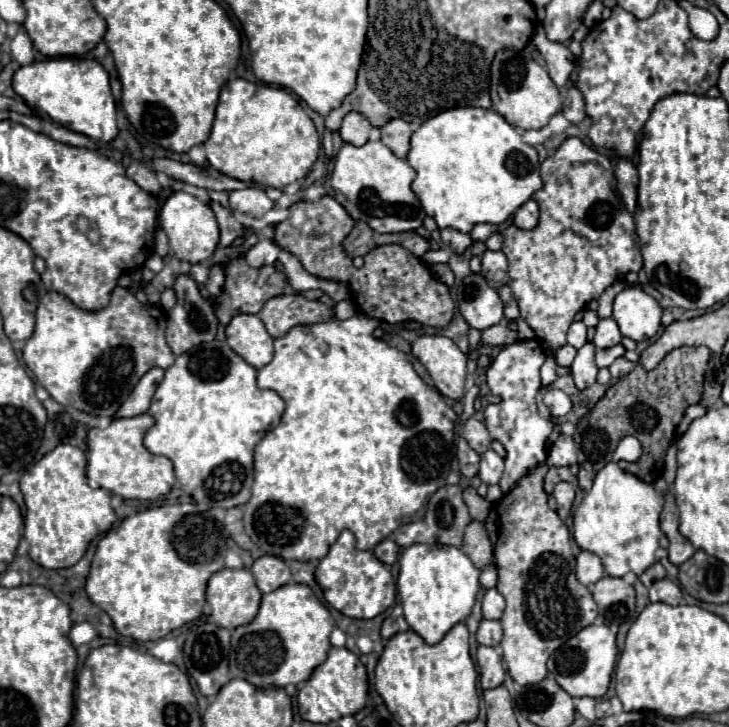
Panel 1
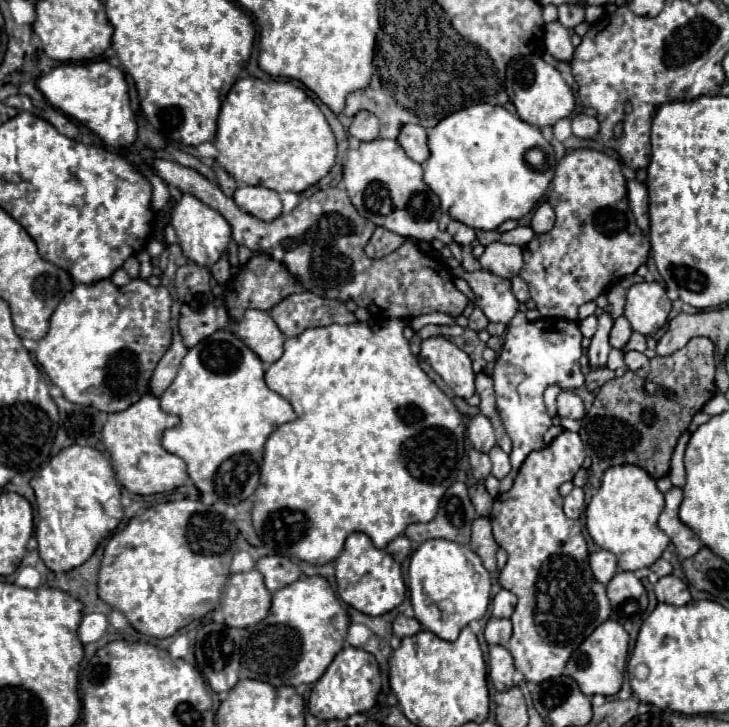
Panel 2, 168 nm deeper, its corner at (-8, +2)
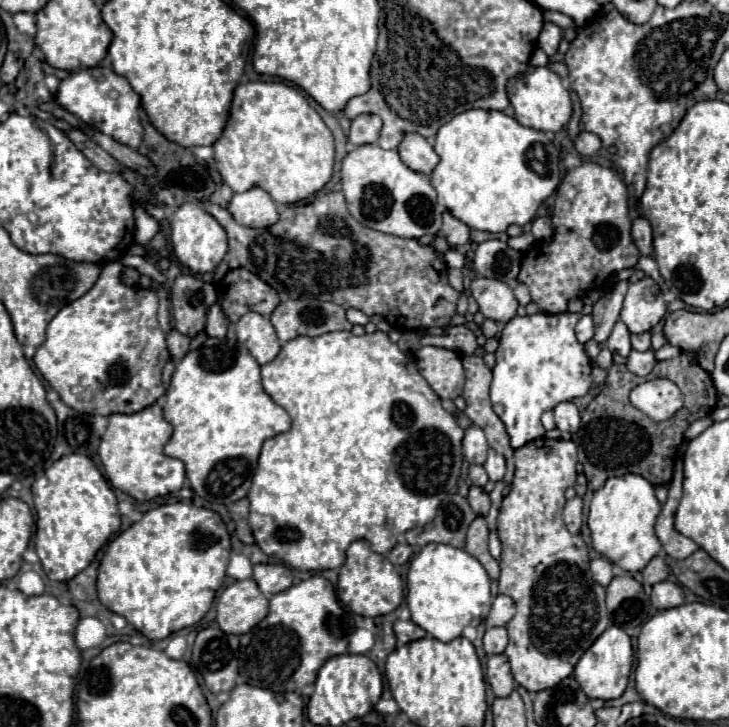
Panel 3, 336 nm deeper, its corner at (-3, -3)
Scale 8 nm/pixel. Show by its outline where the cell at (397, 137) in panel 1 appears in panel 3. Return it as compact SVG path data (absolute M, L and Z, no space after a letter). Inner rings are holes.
M406 133L402 143L398 145L400 159L414 171L430 175L438 163L438 155L430 141L418 133Z

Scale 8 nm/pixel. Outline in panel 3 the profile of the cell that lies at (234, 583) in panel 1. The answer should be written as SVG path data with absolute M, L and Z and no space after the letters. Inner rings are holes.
M254 579L234 581L218 597L216 621L224 633L248 633L268 613L268 599L260 593Z

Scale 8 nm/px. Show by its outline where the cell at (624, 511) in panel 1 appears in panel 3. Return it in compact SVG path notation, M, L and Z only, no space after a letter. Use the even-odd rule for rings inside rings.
M634 473L626 477L610 477L604 487L594 491L590 511L588 511L588 527L592 535L592 547L624 571L636 573L642 571L650 559L658 555L662 549L656 533L654 523L660 513L660 503L654 495L654 487Z

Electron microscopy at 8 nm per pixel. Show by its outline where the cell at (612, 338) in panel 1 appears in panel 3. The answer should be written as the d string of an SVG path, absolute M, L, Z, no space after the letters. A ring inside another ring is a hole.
M618 321L614 325L614 329L612 329L612 333L610 333L608 341L606 341L606 347L612 353L618 353L622 357L628 357L628 353L632 351L632 347L630 347L630 331L622 321Z

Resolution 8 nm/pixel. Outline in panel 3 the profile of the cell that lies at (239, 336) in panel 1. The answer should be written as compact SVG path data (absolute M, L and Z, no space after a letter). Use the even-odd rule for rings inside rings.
M246 313L236 323L236 337L238 343L242 343L252 357L258 361L258 365L270 363L280 353L280 339L276 337L276 331L272 323L258 315L258 313Z

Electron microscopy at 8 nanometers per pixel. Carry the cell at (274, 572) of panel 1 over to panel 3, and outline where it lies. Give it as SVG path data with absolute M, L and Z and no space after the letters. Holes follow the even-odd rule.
M270 563L270 565L254 565L254 581L258 583L260 591L270 597L274 593L280 593L288 589L294 583L294 573L290 567L280 565L280 563Z

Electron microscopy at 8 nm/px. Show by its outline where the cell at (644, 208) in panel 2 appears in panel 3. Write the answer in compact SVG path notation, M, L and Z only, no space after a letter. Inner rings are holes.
M636 217L632 221L632 239L642 255L652 253L652 229L646 217Z

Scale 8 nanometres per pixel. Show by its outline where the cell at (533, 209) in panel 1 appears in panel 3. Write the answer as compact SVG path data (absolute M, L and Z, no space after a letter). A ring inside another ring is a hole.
M536 217L532 221L532 235L538 241L548 241L552 237L552 227L550 227L550 217Z

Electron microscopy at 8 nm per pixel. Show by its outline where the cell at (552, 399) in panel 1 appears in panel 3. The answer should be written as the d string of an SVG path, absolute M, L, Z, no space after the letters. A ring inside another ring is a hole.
M564 401L554 407L554 419L556 419L556 427L560 431L574 433L574 431L578 431L578 425L580 425L580 411L576 409L574 403Z

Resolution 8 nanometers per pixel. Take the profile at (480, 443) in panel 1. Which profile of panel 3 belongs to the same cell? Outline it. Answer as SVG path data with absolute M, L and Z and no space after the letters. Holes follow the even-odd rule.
M470 427L464 433L464 457L468 463L482 465L486 461L488 453L488 441L480 427Z

